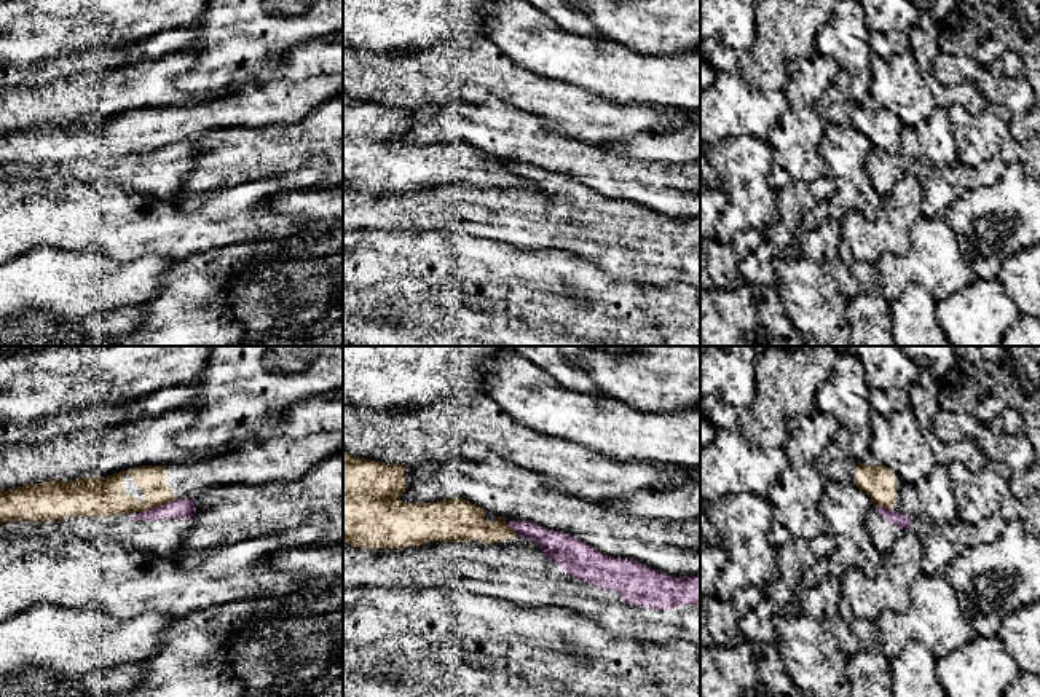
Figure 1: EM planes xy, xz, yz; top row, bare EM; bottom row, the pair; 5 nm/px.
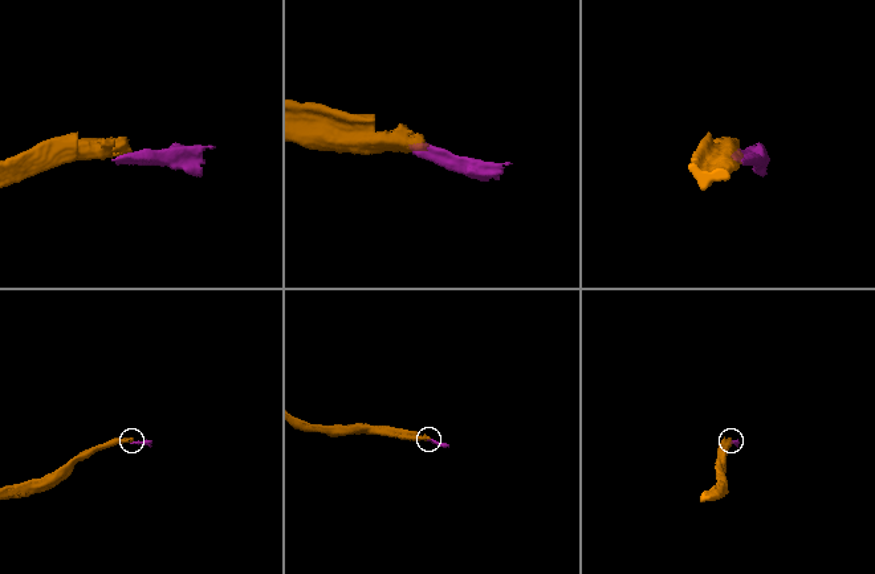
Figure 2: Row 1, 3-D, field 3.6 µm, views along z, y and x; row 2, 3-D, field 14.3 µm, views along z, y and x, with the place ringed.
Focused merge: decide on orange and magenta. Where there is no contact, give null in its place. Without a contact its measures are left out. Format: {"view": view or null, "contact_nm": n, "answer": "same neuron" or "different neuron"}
{"view": "xy", "contact_nm": 220, "answer": "different neuron"}

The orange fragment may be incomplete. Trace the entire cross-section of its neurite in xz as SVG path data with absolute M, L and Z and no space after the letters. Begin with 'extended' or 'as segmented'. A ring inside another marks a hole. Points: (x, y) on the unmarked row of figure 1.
extended | M343 94L343 183L360 191L405 191L431 183L464 185L474 188L539 188L517 177L502 159L483 153L463 142L451 140L437 145L402 145L400 139L410 131L413 110L384 107L351 99Z

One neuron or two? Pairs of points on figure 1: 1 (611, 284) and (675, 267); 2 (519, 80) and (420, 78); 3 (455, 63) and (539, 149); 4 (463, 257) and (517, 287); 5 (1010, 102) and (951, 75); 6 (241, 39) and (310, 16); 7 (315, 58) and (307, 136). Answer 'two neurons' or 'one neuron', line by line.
1: two neurons
2: one neuron
3: two neurons
4: one neuron
5: one neuron
6: one neuron
7: two neurons

